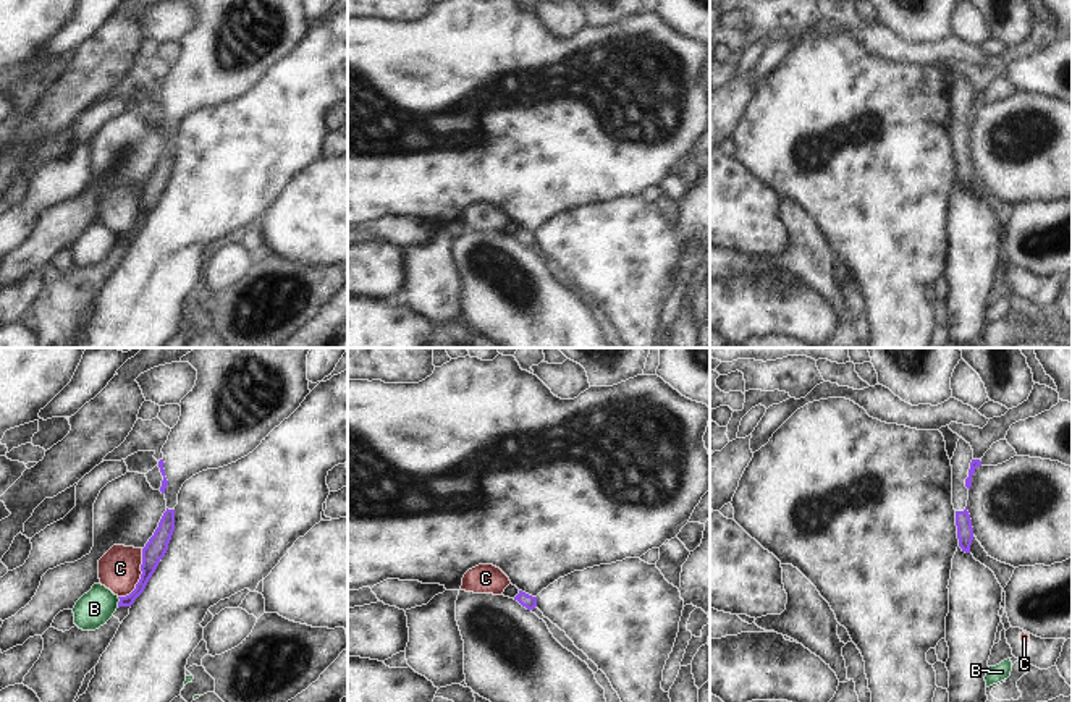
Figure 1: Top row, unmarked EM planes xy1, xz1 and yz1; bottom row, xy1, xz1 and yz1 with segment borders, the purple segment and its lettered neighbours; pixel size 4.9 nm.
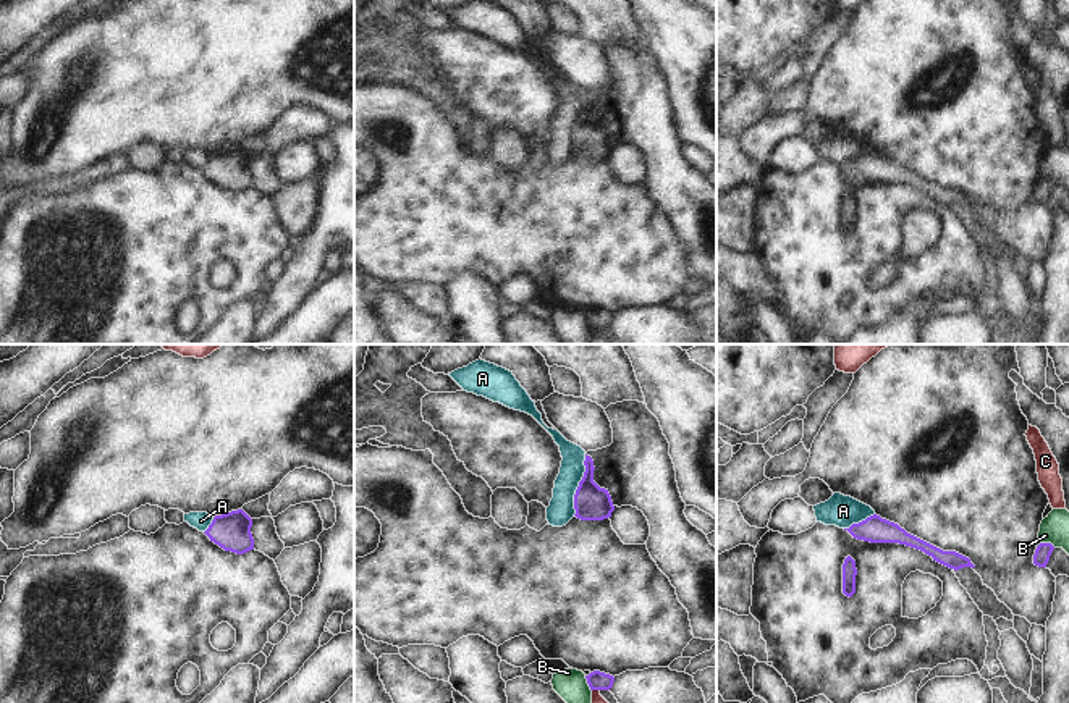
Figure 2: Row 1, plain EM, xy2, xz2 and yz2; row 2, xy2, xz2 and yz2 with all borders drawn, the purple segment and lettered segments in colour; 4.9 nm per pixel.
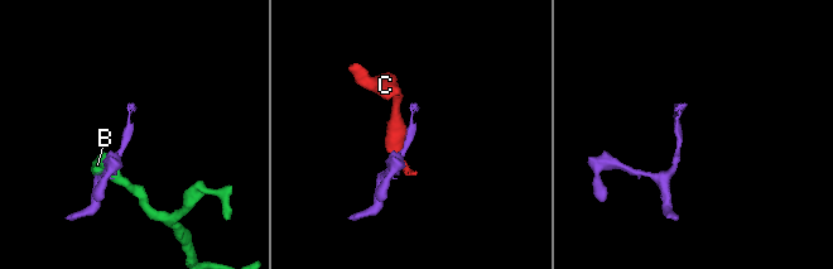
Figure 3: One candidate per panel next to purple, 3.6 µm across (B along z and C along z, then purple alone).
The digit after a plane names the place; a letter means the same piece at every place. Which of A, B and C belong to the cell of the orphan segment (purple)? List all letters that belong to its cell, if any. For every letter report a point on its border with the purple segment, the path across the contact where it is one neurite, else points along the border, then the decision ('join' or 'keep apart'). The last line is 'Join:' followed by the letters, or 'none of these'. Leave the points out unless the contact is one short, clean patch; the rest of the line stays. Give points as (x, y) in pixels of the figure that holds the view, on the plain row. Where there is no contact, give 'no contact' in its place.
A: xz2 (579, 123) | keep apart
B: yz2 (1047, 181) | keep apart
C: xy1 (141, 214) | along xy1 (143, 186), (141, 215), (128, 232), (118, 235) | keep apart
Join: none of these

